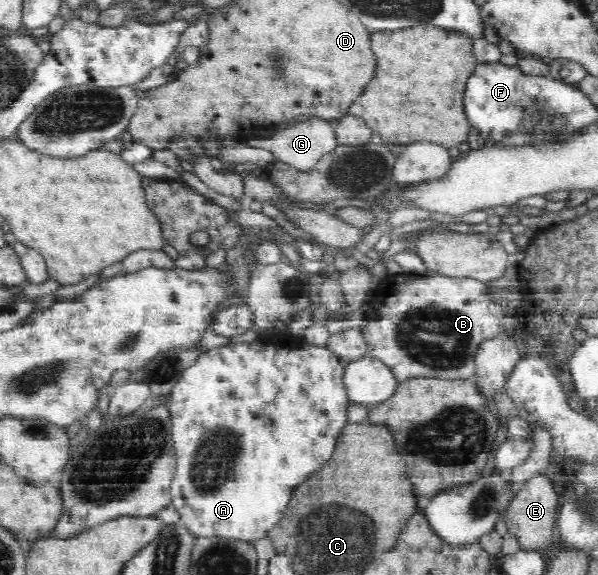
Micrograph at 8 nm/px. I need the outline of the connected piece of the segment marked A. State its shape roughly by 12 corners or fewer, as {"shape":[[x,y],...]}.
{"shape":[[289,331],[170,392],[194,536],[270,536],[348,423],[344,362]]}

